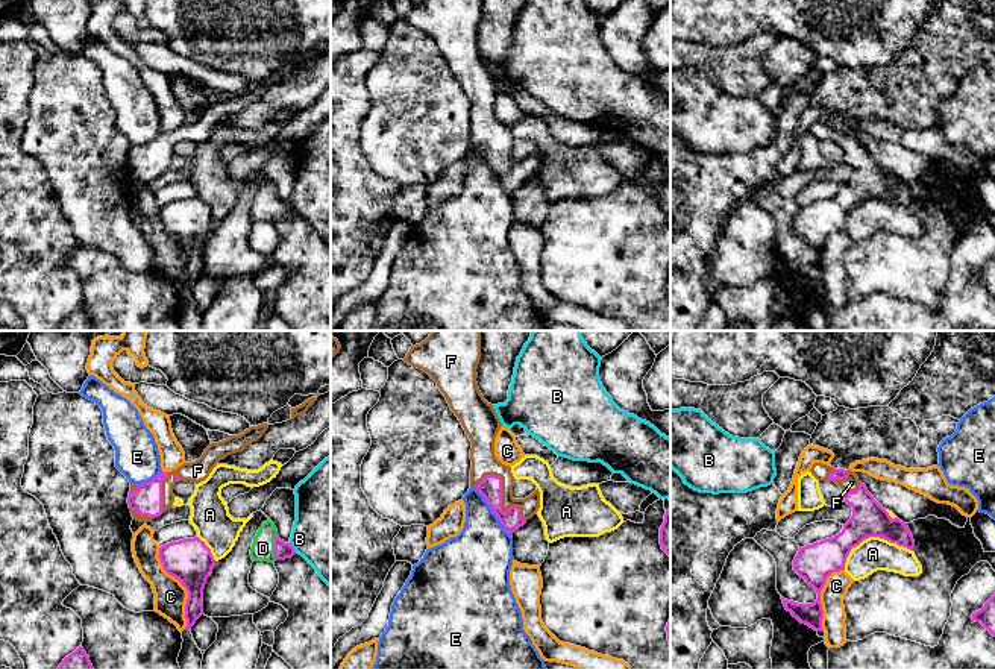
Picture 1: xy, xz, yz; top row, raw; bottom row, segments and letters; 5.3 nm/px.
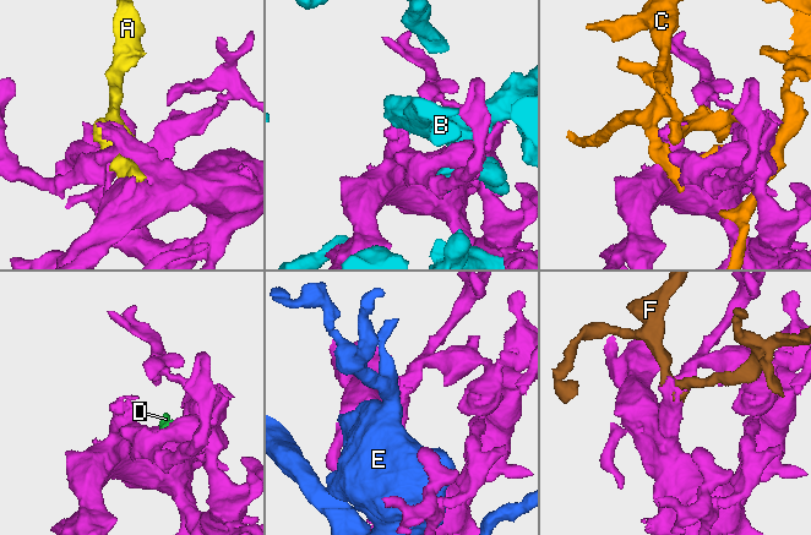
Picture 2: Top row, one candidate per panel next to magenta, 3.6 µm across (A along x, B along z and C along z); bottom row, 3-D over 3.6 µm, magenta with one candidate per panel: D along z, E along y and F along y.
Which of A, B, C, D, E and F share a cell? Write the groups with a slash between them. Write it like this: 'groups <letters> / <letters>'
groups A / B / C / D F / E

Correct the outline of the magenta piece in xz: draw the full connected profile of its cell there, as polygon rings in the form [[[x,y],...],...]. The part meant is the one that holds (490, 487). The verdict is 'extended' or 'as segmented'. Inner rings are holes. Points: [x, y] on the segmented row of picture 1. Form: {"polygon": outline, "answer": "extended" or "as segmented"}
{"polygon": [[[431,331],[429,337],[420,344],[411,346],[403,358],[413,367],[426,372],[446,397],[450,410],[461,422],[472,441],[470,487],[476,488],[493,513],[501,520],[504,529],[511,536],[523,526],[540,508],[538,488],[525,499],[513,498],[514,476],[511,467],[502,464],[494,455],[494,438],[502,426],[494,408],[488,404],[478,388],[478,364],[481,360],[481,331]]], "answer": "extended"}

